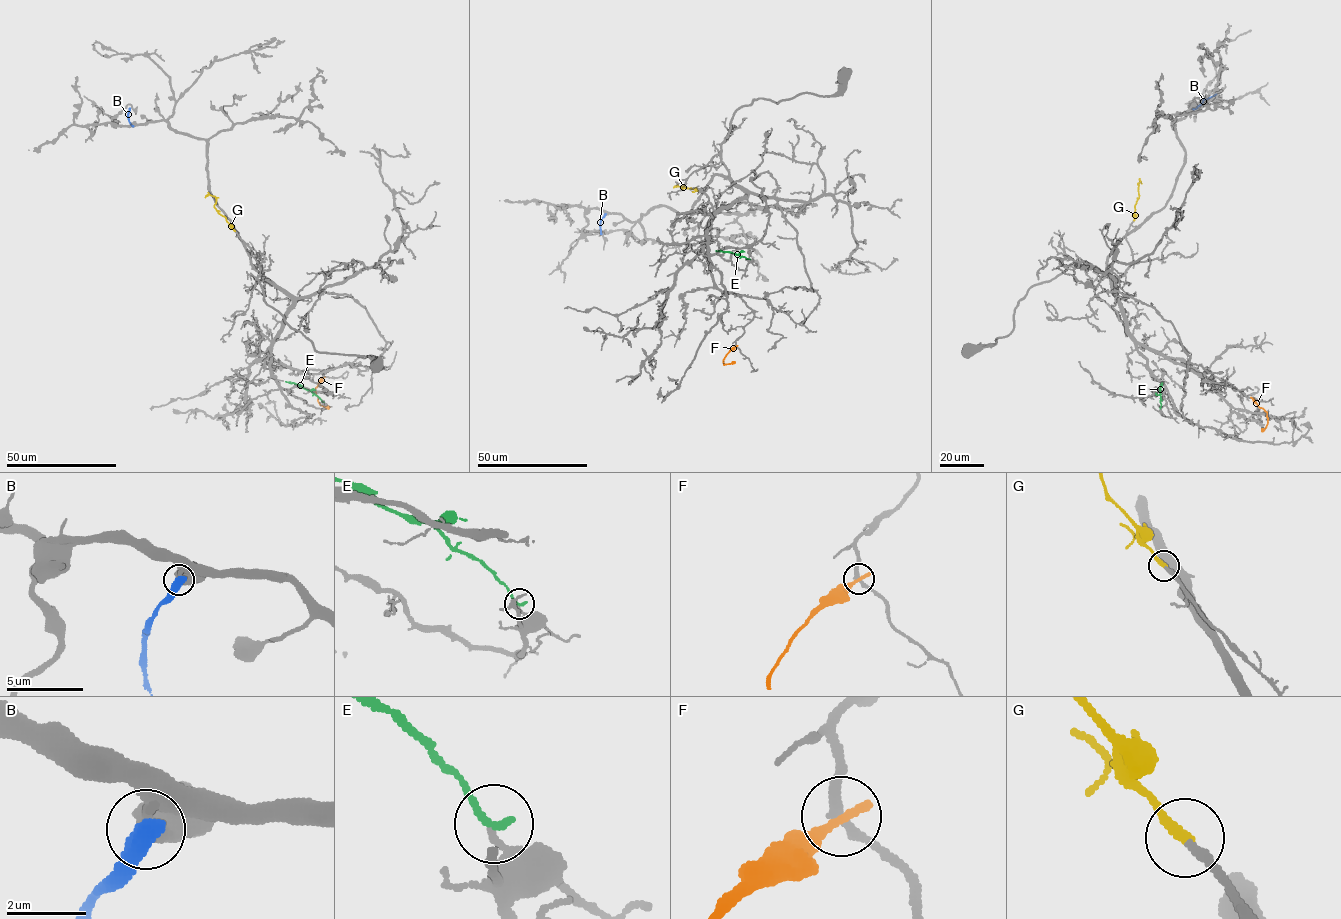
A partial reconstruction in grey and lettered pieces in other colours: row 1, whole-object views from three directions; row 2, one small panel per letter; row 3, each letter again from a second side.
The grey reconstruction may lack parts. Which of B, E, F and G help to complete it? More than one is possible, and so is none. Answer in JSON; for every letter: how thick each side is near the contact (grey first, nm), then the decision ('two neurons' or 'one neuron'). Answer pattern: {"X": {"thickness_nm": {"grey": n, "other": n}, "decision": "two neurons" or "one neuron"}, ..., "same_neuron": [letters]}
{"B": {"thickness_nm": {"grey": 750, "other": 550}, "decision": "two neurons"}, "E": {"thickness_nm": {"grey": 200, "other": 200}, "decision": "two neurons"}, "F": {"thickness_nm": {"grey": 260, "other": 320}, "decision": "two neurons"}, "G": {"thickness_nm": {"grey": 260, "other": 320}, "decision": "one neuron"}, "same_neuron": ["G"]}

